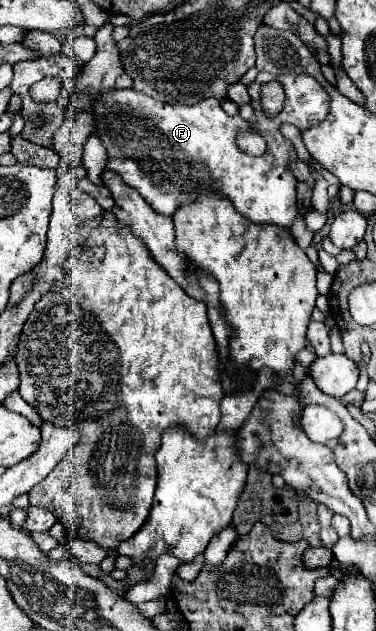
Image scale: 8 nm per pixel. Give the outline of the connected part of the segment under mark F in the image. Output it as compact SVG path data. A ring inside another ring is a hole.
M258 72L256 80L254 80L254 86L256 86L254 100L260 100L260 96L262 96L260 86L266 82L272 82L272 80L280 82L286 92L284 108L276 116L270 116L270 118L262 110L256 108L254 122L242 120L240 116L228 116L222 110L218 98L206 98L194 106L180 106L180 104L176 106L176 104L156 102L154 98L150 98L144 92L138 92L134 88L112 88L108 92L92 96L92 100L94 100L92 102L94 134L106 146L106 152L108 152L106 168L110 172L116 172L118 176L122 176L122 180L130 188L134 188L154 208L154 212L158 212L162 216L174 216L182 204L194 202L200 192L218 192L218 194L224 194L228 200L232 200L234 208L254 224L276 224L282 228L292 228L294 220L298 218L298 206L296 206L298 180L288 170L288 162L296 156L296 152L294 152L290 140L286 140L280 134L280 126L284 122L294 124L298 130L308 130L310 126L318 126L320 120L328 116L330 96L310 76L272 76L266 72ZM248 128L254 128L256 132L260 132L268 144L264 156L260 156L260 158L246 154L244 150L240 150L240 146L236 142L240 130L248 130ZM196 168L198 170L206 168L210 172L208 182L202 182L190 174L190 170L196 170Z

